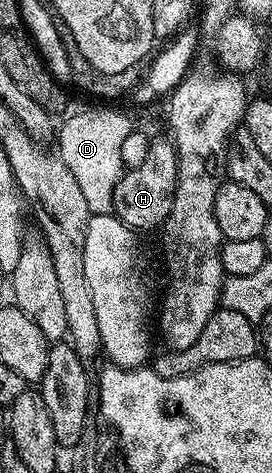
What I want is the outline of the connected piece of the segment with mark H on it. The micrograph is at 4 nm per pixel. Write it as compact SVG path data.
M151 138L150 148L144 162L136 169L126 171L115 187L113 214L124 225L146 231L149 227L161 228L172 209L172 201L178 184L178 154L169 138Z

